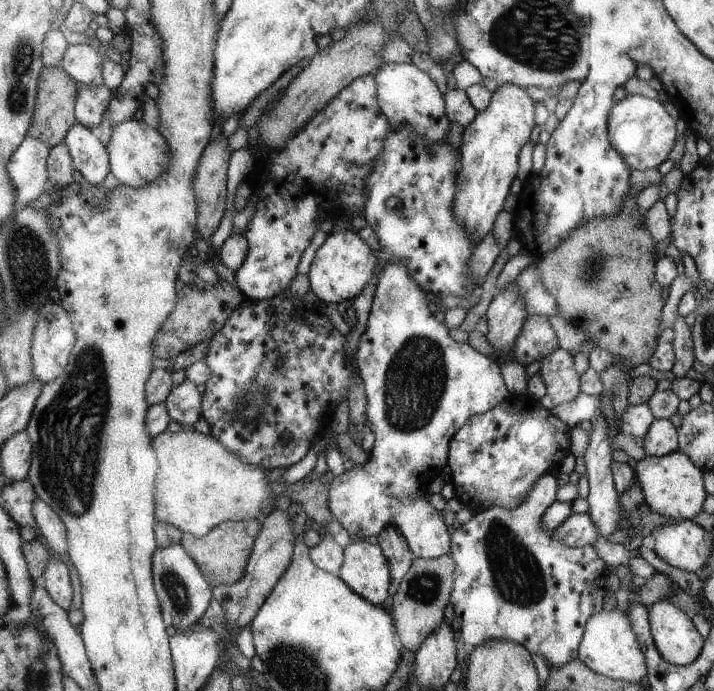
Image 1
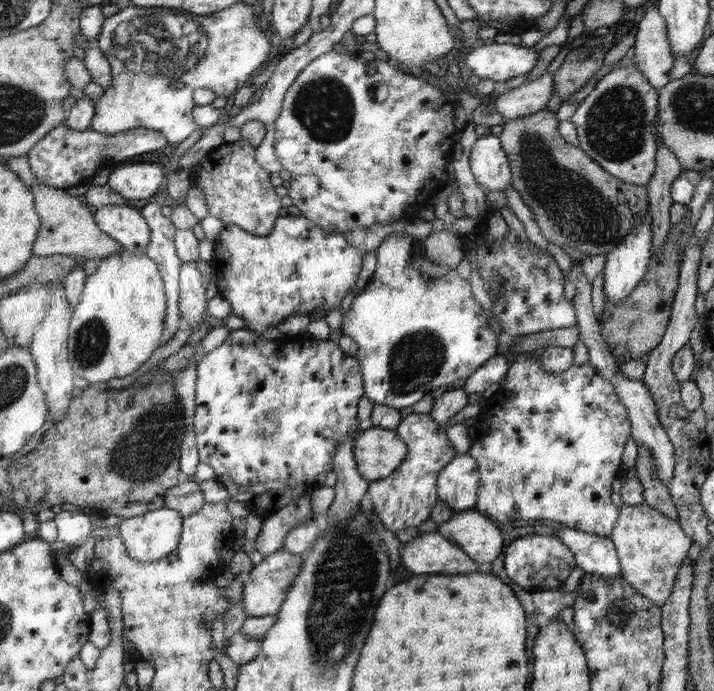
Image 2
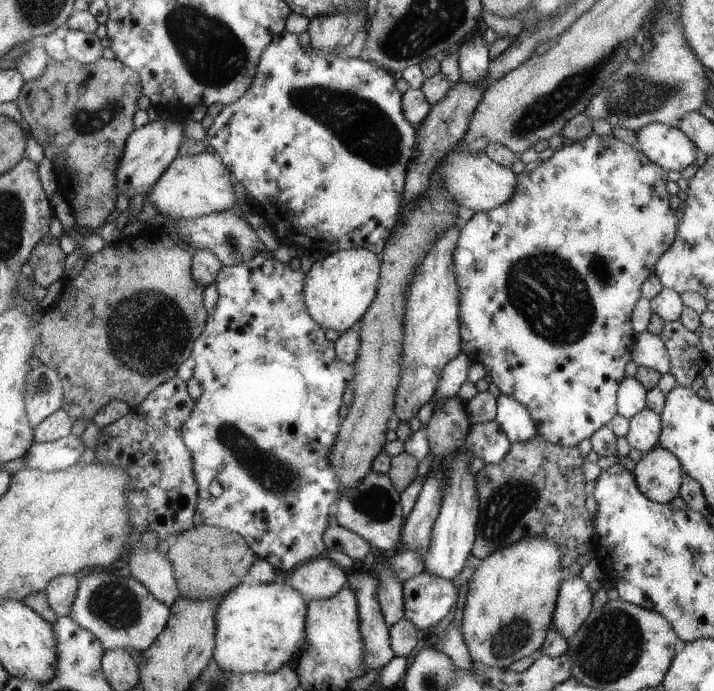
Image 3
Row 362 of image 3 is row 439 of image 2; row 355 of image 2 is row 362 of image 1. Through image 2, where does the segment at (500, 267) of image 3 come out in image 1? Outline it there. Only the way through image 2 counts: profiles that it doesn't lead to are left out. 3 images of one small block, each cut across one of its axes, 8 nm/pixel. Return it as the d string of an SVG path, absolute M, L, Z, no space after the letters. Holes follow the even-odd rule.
M542 314L528 315L513 345L513 360L526 368L536 360L542 361L558 348L559 342L550 324L550 317Z

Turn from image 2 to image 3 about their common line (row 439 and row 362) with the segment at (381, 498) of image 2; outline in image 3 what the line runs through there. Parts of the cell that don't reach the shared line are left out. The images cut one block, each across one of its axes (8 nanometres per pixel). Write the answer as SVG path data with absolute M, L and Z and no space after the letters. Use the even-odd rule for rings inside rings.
M461 221L450 226L428 250L423 264L417 269L408 297L405 317L403 380L396 397L395 416L410 422L420 408L430 402L443 378L444 369L462 351L460 326L460 292L454 274L454 250L460 236Z

